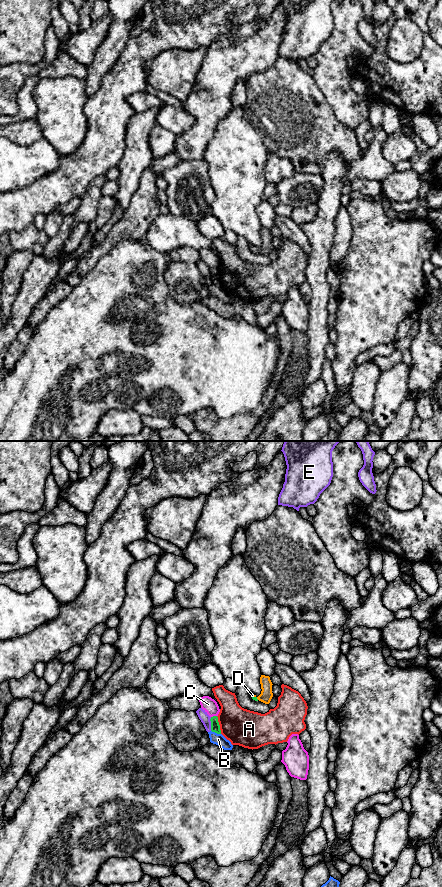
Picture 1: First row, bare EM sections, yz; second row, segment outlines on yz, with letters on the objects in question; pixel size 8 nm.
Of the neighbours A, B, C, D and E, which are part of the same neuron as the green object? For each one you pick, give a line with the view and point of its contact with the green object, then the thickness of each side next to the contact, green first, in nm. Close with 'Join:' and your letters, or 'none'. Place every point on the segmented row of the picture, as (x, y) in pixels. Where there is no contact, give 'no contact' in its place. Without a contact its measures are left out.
D: contact yz (255, 697); calibres 30 and 20 nm
Join: D

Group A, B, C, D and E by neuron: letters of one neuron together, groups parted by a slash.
A / B / C / D / E

